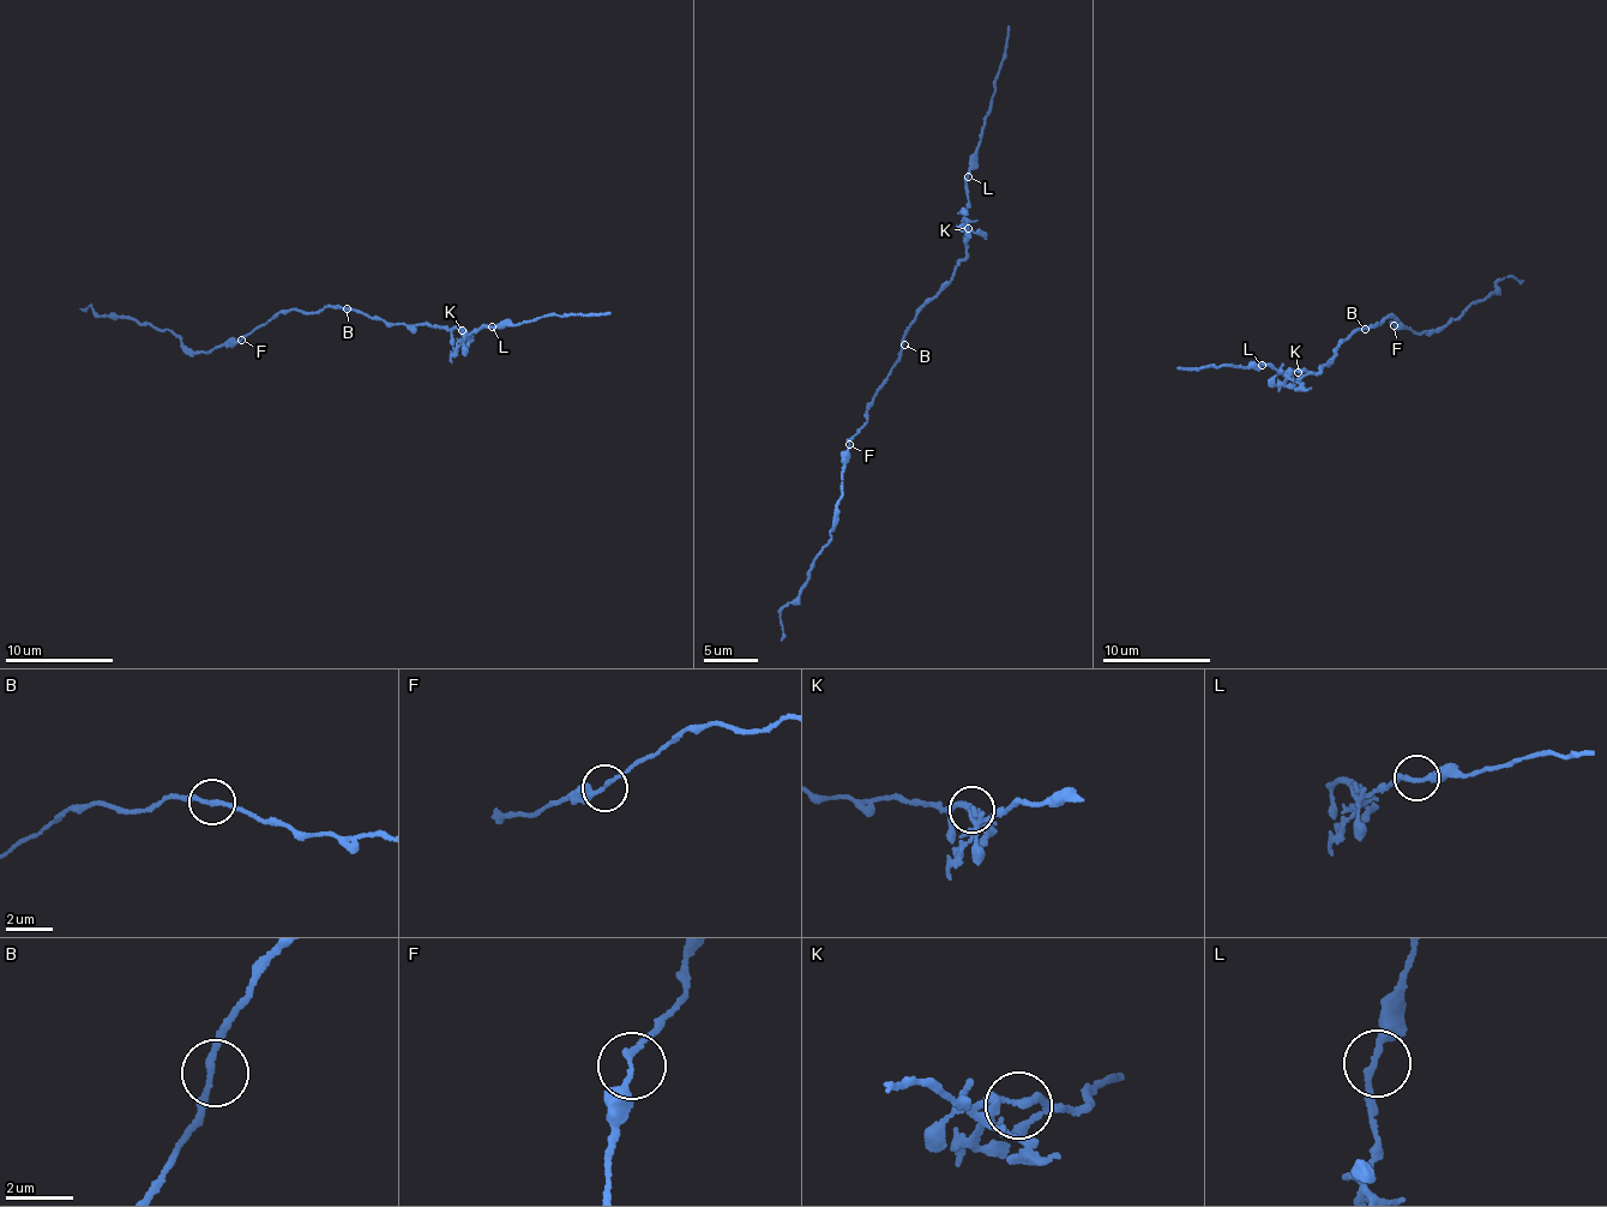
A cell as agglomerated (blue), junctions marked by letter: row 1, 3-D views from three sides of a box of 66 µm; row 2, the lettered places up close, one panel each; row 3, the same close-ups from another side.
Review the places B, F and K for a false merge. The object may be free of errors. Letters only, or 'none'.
K

